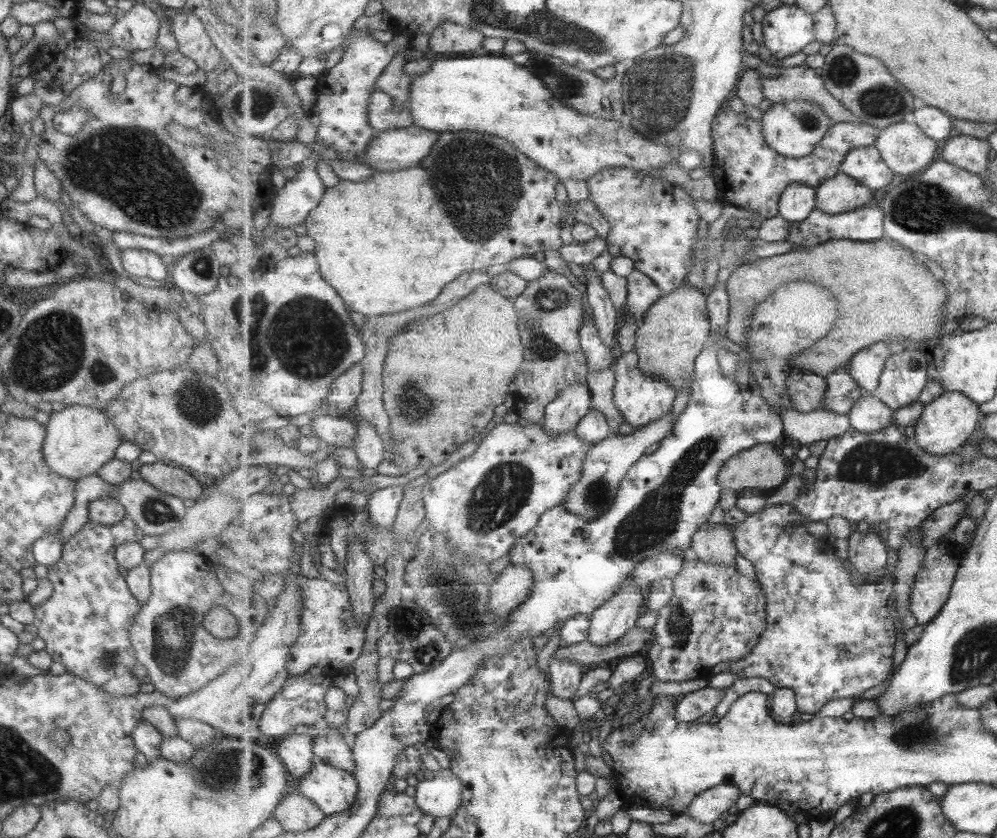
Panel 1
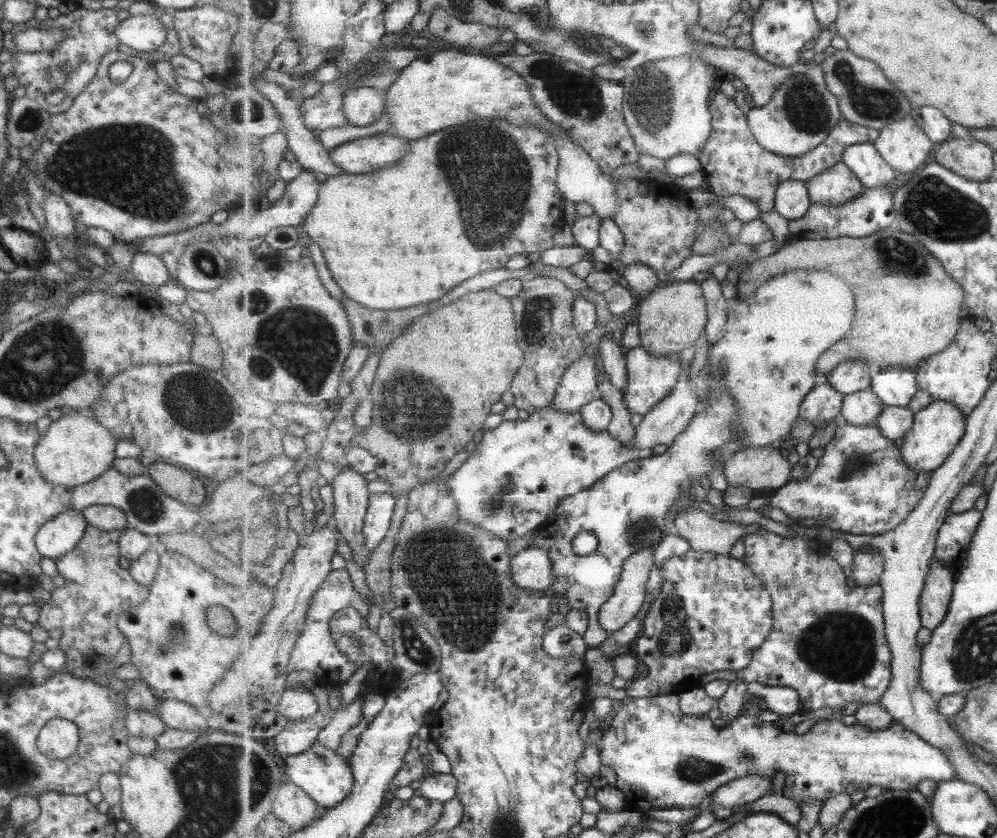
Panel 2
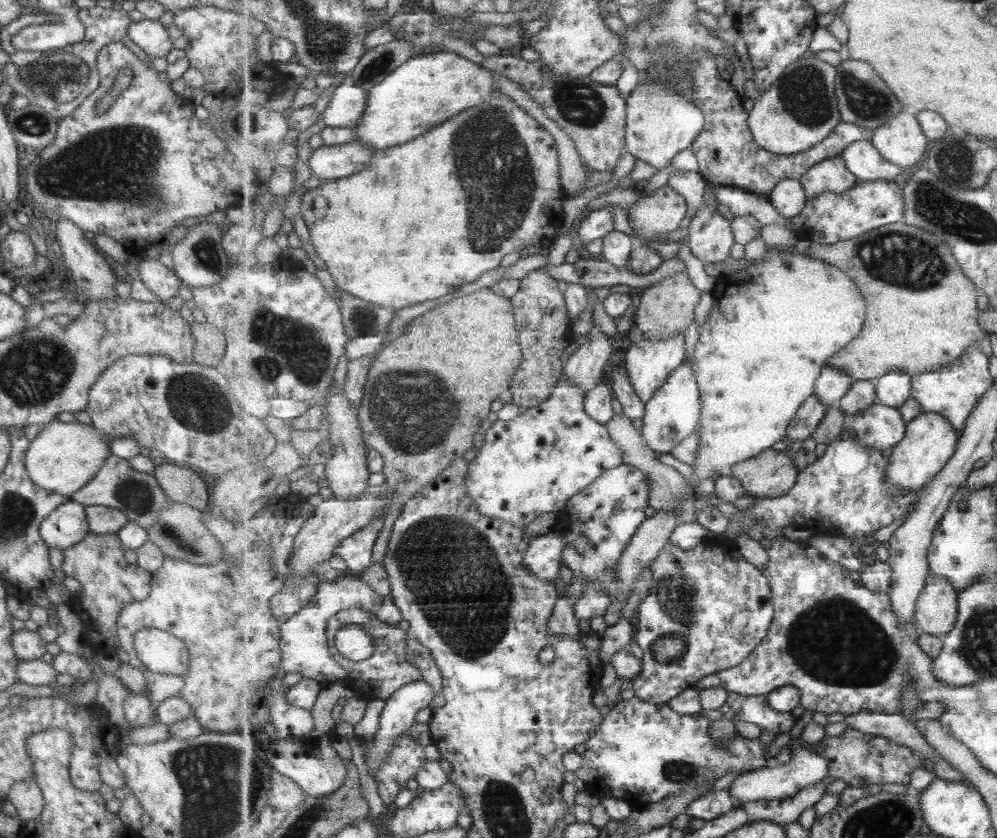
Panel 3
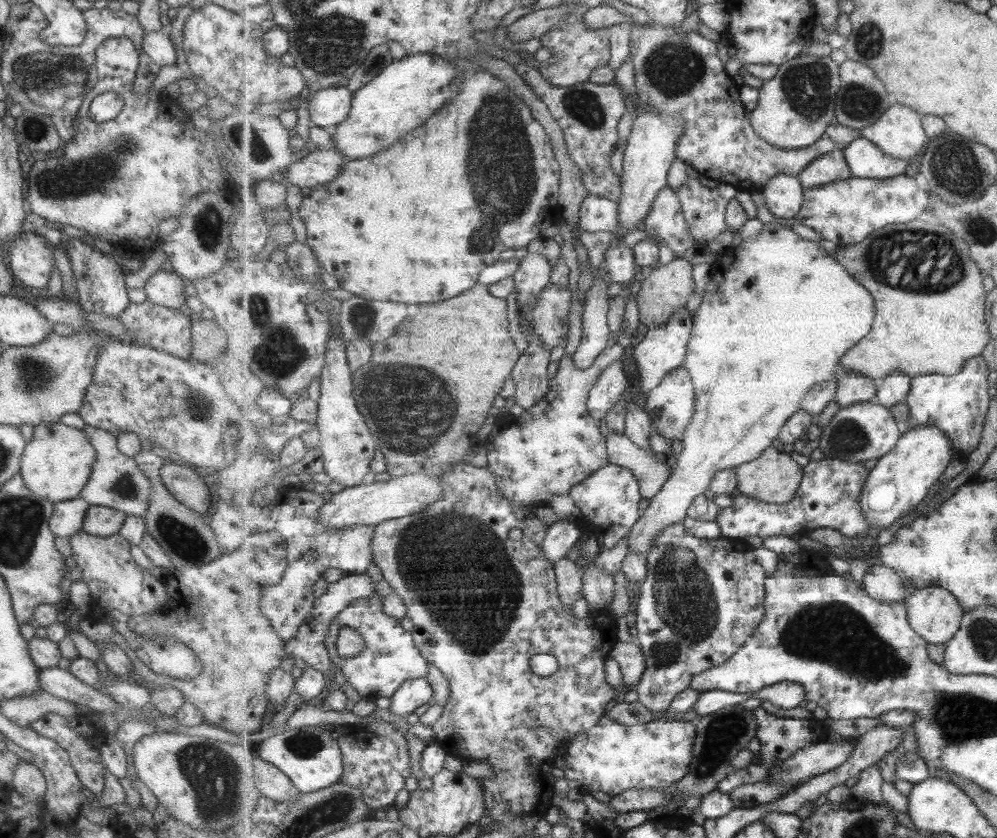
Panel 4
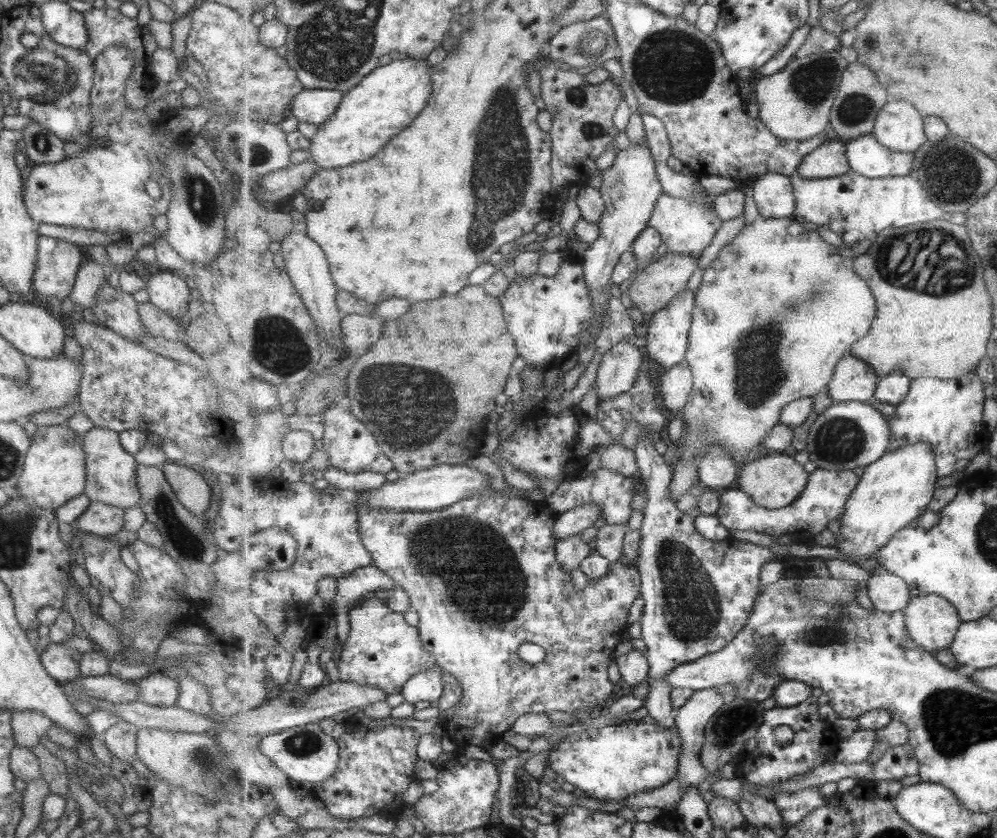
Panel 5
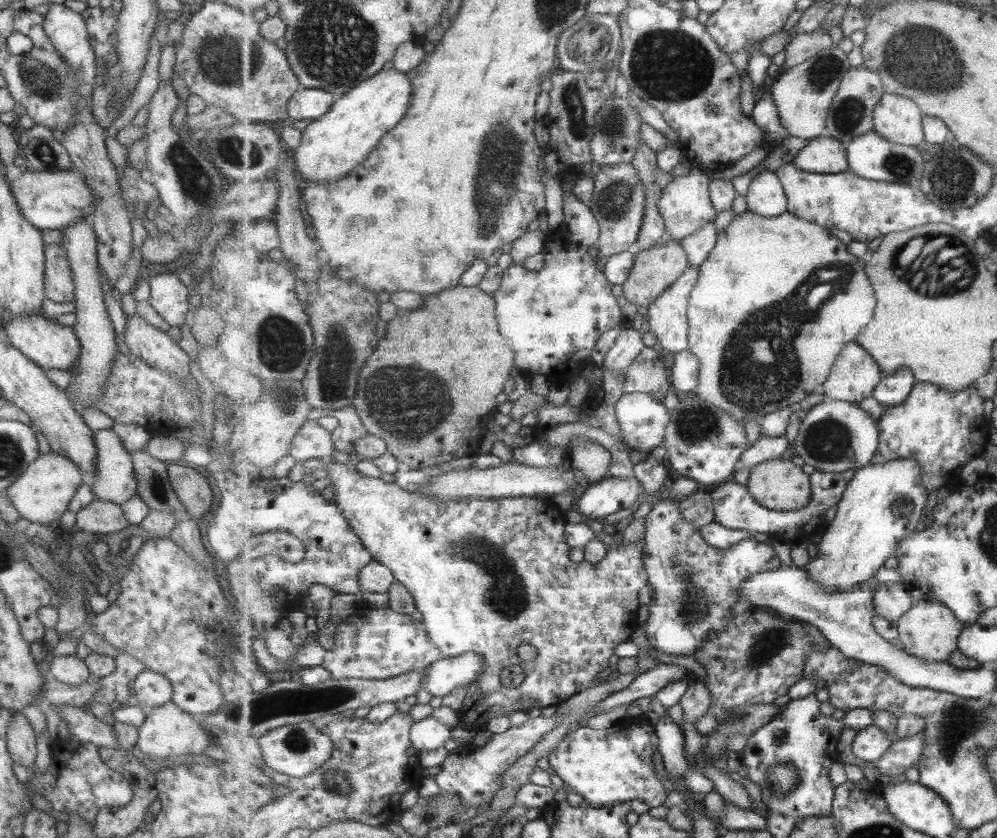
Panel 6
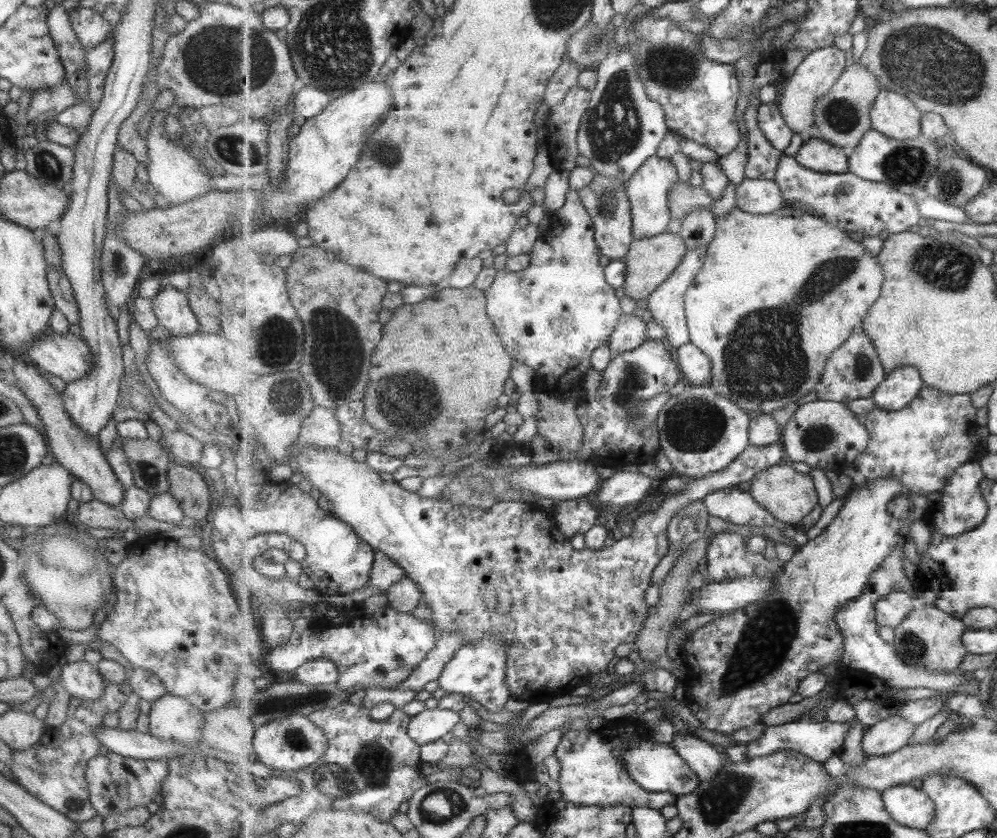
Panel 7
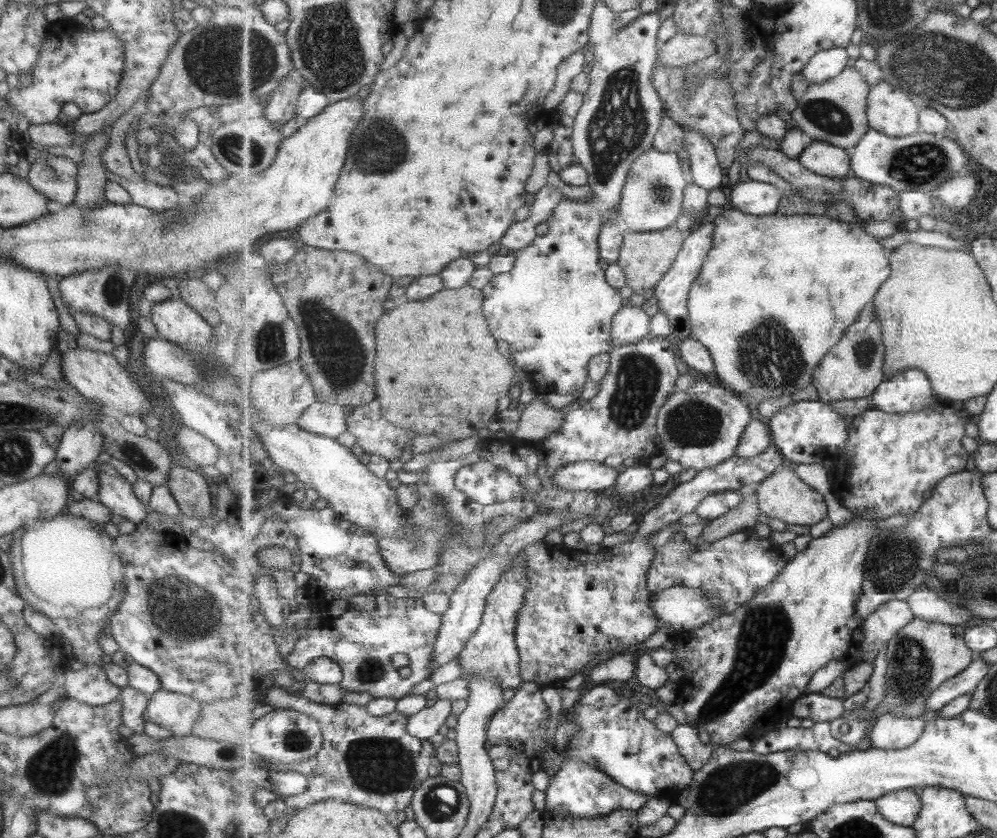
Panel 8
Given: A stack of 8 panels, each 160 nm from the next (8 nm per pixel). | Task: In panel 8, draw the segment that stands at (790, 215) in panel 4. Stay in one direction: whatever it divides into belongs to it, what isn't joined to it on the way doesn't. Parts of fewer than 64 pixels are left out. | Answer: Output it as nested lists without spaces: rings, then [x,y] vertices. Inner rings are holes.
[[[750,179],[733,188],[730,202],[745,214],[764,217],[778,212],[783,195],[777,186]]]

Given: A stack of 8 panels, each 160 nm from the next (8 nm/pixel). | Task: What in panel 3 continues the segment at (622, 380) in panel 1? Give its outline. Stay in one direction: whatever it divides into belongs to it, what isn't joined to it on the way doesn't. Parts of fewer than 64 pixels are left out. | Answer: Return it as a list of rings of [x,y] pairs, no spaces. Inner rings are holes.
[[[678,334],[673,338],[660,340],[660,342],[643,339],[641,342],[631,345],[626,352],[625,369],[629,373],[631,385],[645,405],[655,397],[657,390],[668,382],[673,370],[677,366],[685,364],[685,342],[685,334]]]

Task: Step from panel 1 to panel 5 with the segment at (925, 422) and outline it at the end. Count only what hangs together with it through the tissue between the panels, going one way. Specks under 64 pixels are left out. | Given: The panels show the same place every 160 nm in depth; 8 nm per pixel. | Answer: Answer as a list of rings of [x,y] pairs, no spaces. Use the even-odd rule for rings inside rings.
[[[925,441],[903,446],[903,448],[895,450],[895,452],[888,452],[880,461],[873,462],[873,464],[865,468],[865,472],[861,476],[861,482],[847,503],[845,517],[843,517],[839,536],[837,536],[838,545],[835,548],[845,555],[845,559],[842,560],[856,564],[857,558],[875,558],[875,554],[880,552],[893,537],[896,537],[897,533],[912,525],[919,516],[925,514],[933,494],[935,495],[936,490],[939,488],[937,486],[939,478],[941,476],[938,473],[933,446]]]

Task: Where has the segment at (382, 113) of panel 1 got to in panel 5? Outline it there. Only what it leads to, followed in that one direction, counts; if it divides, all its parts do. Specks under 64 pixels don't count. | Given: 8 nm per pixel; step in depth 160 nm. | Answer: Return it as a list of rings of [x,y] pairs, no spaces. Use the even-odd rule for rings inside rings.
[[[304,89],[295,97],[289,114],[299,122],[325,124],[338,111],[343,99],[343,91]]]

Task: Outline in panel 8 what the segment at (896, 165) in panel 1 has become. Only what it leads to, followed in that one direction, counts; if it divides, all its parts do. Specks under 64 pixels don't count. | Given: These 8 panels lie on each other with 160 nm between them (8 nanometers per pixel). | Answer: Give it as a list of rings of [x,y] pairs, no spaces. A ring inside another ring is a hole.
[[[883,78],[871,89],[868,104],[871,129],[895,138],[913,136],[921,131],[920,111],[921,109],[916,105],[916,102],[905,91],[901,88],[895,88]]]

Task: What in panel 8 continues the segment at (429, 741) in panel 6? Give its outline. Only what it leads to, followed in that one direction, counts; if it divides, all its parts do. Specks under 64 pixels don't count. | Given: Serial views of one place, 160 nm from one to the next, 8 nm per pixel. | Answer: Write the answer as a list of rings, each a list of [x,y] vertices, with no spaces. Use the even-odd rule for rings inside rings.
[[[438,699],[432,707],[410,717],[408,731],[420,739],[433,738],[452,714],[452,701]]]

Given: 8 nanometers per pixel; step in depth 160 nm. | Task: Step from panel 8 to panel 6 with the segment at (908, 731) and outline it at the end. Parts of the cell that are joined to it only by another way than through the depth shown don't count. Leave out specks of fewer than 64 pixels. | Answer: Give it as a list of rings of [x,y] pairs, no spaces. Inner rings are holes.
[[[873,724],[856,734],[852,742],[852,754],[861,760],[876,763],[897,740],[896,734],[887,734]]]

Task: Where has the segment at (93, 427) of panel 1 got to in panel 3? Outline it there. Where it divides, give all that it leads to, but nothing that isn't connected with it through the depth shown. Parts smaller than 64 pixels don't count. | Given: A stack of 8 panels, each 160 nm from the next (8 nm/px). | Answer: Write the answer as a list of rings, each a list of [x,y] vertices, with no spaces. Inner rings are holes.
[[[52,421],[41,426],[39,433],[30,440],[25,452],[24,467],[29,478],[50,493],[69,498],[76,490],[85,486],[103,462],[109,457],[109,441],[95,428],[74,422]]]

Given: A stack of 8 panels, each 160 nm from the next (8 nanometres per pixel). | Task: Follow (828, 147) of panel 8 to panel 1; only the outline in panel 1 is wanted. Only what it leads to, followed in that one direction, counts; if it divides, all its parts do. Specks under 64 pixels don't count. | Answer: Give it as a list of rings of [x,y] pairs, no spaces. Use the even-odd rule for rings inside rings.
[[[844,172],[826,180],[817,188],[816,208],[827,214],[843,214],[869,206],[871,202],[873,202],[873,192]]]

